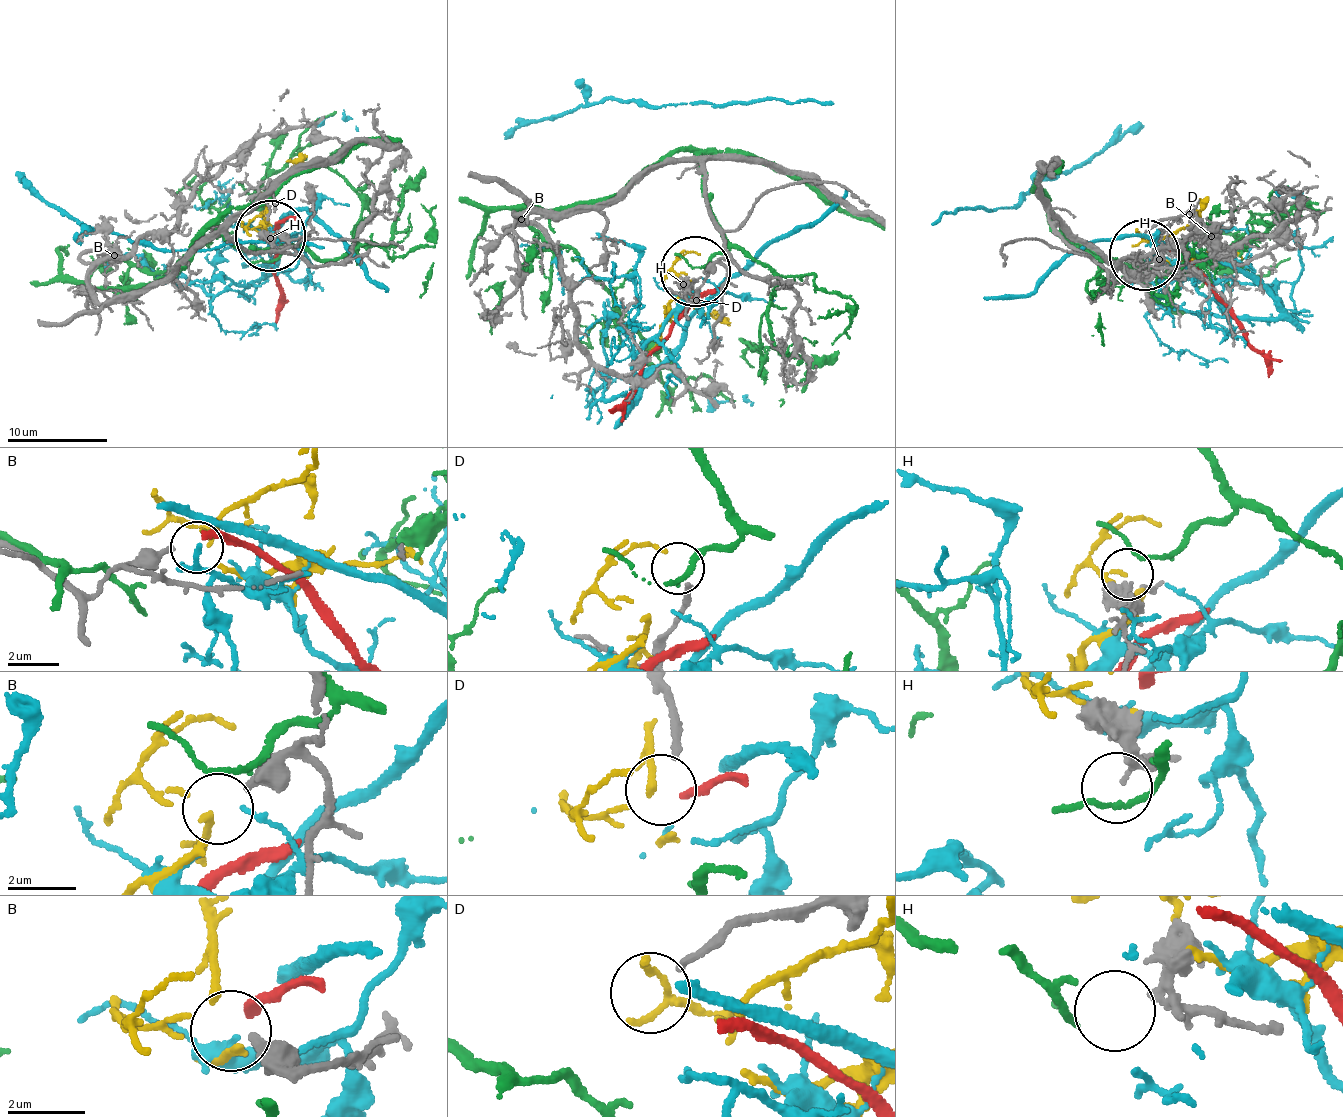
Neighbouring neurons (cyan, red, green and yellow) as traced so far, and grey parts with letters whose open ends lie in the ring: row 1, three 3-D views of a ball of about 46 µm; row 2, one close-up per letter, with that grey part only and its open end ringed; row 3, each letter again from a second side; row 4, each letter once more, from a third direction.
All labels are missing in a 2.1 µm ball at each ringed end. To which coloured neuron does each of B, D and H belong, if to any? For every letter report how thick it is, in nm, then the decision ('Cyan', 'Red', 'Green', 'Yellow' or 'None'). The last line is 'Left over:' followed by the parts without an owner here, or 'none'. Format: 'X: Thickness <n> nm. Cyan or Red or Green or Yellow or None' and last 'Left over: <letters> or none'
B: Thickness 280 nm. Yellow
D: Thickness 180 nm. None
H: Thickness 200 nm. Green
Left over: D

